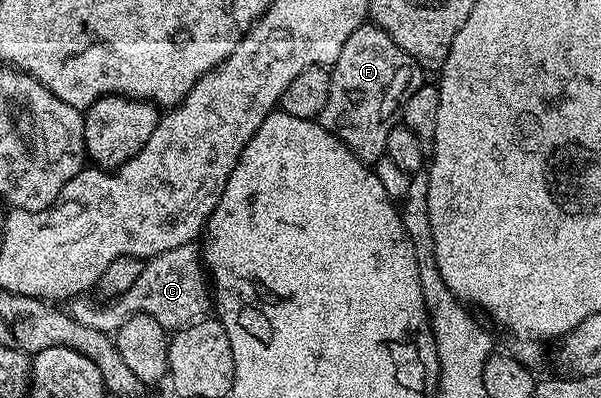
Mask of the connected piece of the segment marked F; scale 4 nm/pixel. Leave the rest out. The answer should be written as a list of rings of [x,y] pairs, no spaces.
[[[366,22],[347,38],[343,54],[331,65],[329,77],[331,94],[321,111],[320,124],[335,133],[363,163],[375,165],[385,156],[387,134],[399,123],[401,105],[426,83],[426,73],[378,24]]]

